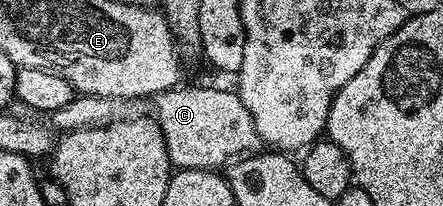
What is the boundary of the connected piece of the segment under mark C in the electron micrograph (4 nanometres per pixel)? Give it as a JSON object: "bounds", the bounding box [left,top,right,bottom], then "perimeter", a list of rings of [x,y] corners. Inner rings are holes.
{"bounds":[154,87,261,171],"perimeter":[[[176,87],[166,89],[154,98],[155,122],[161,127],[167,154],[172,166],[180,169],[210,169],[219,171],[228,163],[250,154],[260,148],[261,142],[257,135],[257,127],[253,127],[253,119],[249,111],[245,111],[245,103],[241,103],[238,92],[227,89],[183,89]]]}

